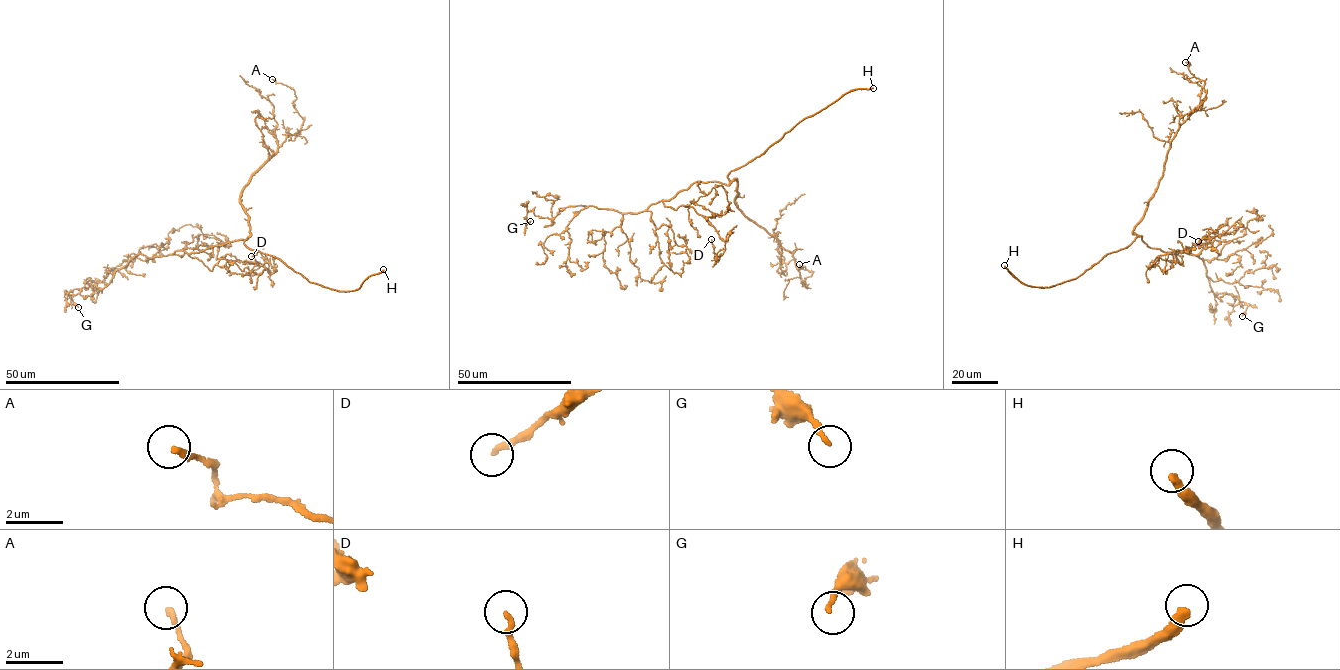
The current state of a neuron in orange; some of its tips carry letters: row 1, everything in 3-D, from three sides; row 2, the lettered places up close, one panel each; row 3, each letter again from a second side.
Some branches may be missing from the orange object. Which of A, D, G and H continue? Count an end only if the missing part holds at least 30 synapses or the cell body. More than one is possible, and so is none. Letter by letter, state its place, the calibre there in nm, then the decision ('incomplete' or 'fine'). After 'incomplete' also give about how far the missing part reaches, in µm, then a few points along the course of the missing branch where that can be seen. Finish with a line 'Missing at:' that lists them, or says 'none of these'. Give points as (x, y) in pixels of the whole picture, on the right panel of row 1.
A: (1185, 62) | 220 nm | fine
D: (1198, 241) | 190 nm | fine
G: (1242, 316) | 150 nm | fine
H: (1004, 265) | 340 nm | incomplete | 20 µm | (1004, 265), (979, 263)
Missing at: H

